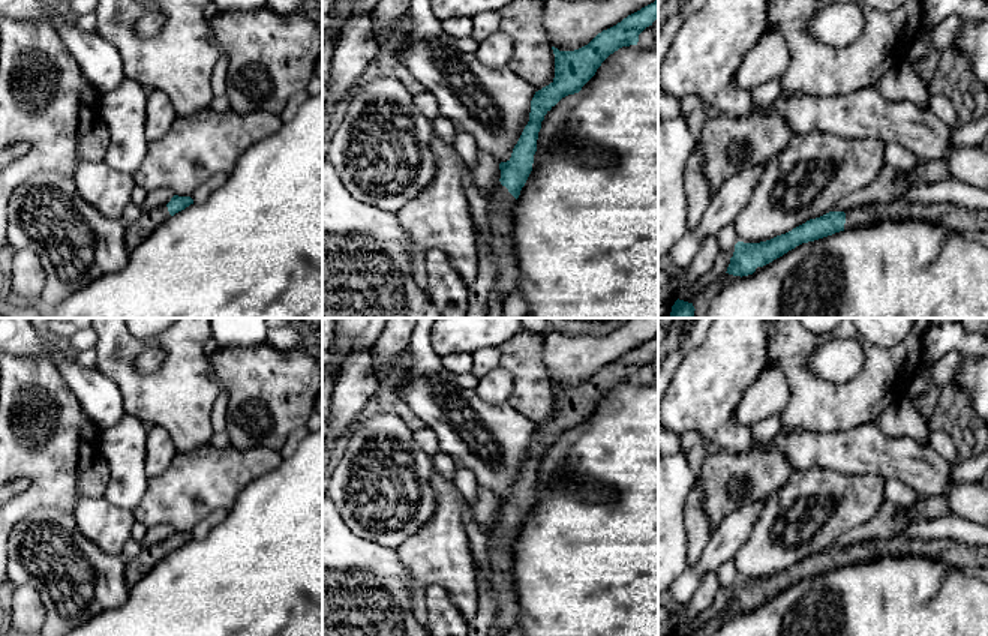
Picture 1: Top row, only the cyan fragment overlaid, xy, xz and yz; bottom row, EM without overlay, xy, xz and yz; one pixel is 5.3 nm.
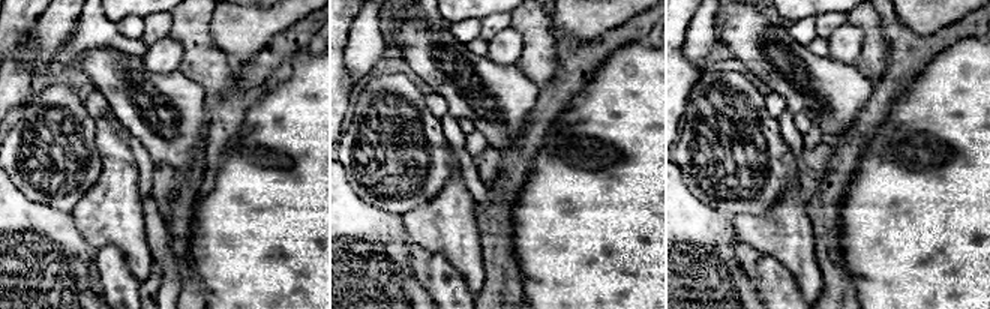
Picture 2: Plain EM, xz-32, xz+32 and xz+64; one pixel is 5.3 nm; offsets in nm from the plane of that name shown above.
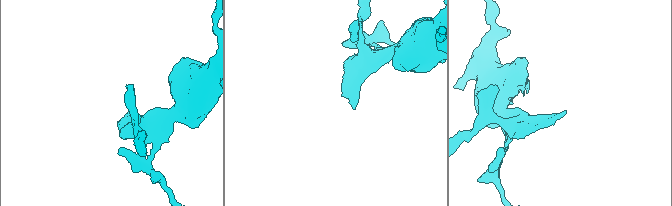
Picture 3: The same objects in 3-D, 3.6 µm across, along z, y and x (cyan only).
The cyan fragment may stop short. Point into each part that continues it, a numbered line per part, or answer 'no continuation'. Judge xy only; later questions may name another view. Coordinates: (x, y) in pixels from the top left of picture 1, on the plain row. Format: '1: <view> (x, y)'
1: xy (135, 569)

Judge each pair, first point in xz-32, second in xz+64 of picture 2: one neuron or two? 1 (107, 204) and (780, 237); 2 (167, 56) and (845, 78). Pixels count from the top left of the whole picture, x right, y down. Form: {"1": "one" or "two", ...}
{"1": "one", "2": "two"}

